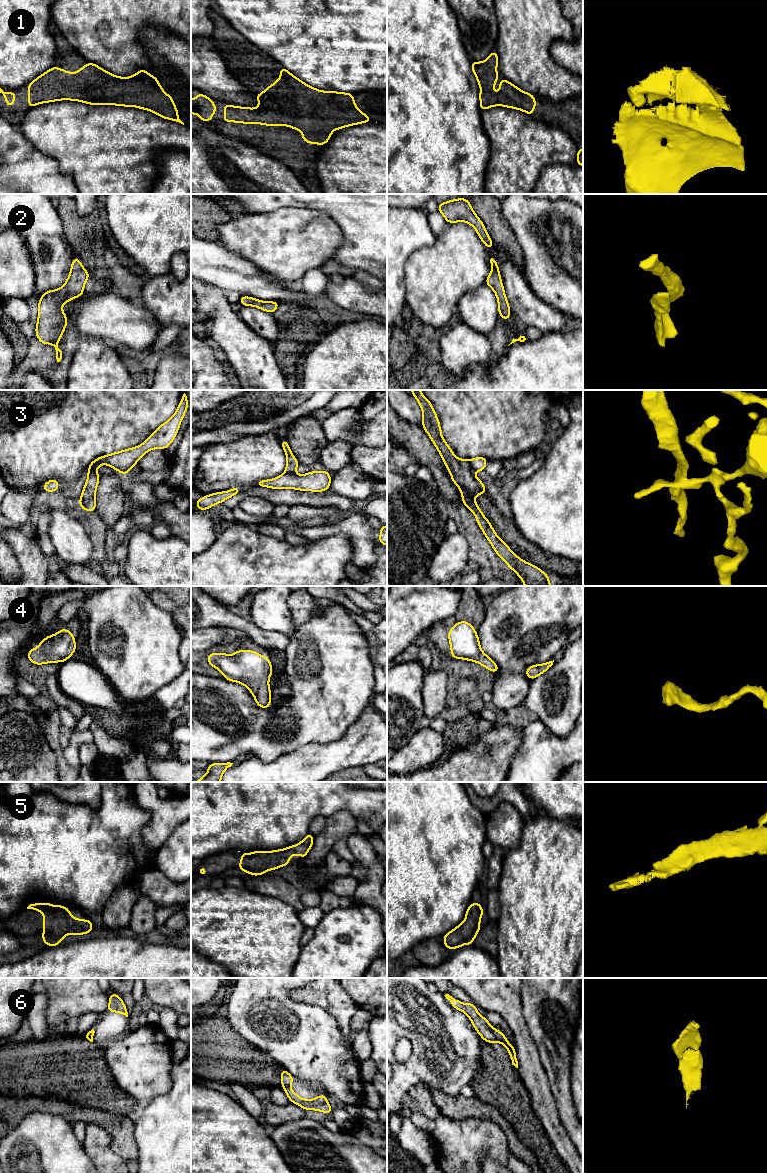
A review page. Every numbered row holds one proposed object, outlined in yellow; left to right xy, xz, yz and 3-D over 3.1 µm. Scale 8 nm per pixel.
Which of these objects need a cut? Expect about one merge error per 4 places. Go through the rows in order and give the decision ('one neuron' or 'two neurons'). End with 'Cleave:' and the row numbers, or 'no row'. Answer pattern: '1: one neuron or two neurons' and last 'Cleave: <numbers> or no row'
1: one neuron
2: one neuron
3: two neurons
4: one neuron
5: one neuron
6: one neuron
Cleave: 3

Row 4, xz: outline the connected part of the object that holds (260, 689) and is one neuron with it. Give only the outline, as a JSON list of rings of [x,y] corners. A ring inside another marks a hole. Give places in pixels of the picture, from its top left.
[[[239,650],[233,654],[210,653],[207,661],[223,673],[223,678],[245,685],[253,694],[258,707],[268,709],[271,704],[269,677],[274,673],[268,658],[252,650]]]

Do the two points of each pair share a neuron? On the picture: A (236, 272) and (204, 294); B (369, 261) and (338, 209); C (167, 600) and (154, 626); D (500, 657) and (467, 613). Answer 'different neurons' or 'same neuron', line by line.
A: different neurons
B: same neuron
C: different neurons
D: different neurons

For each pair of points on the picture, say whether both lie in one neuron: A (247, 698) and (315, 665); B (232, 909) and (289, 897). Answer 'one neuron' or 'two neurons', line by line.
A: one neuron
B: two neurons

